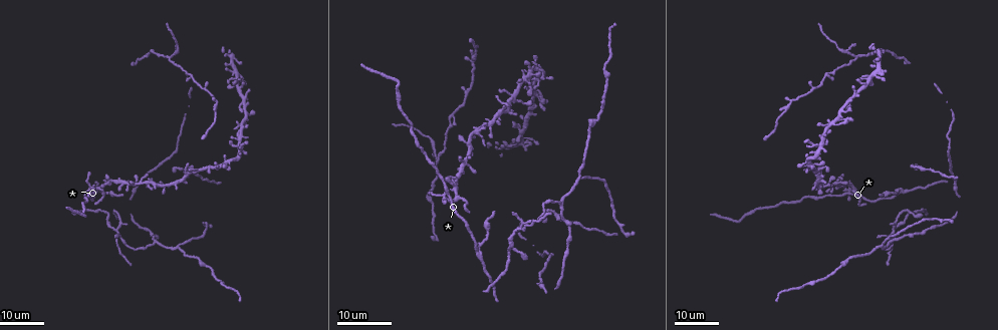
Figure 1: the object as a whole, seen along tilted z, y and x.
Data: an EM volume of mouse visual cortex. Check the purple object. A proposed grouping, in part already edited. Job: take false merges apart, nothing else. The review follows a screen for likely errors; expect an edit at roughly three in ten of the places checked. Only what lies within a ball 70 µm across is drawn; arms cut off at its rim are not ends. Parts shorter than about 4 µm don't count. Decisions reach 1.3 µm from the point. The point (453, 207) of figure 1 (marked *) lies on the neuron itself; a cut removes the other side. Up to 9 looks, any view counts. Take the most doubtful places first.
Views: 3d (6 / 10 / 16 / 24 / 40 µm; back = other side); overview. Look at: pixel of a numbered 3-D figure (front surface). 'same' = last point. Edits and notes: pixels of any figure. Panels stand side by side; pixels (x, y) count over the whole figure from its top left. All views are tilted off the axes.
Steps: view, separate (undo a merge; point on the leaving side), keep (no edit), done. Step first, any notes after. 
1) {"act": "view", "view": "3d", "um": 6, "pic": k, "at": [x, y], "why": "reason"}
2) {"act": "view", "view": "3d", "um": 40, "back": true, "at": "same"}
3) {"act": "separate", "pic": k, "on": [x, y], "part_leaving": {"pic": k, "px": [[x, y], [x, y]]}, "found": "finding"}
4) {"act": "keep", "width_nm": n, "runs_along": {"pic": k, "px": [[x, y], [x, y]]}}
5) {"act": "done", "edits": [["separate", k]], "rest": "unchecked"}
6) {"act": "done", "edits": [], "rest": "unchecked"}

{"act": "view", "view": "3d", "um": 16, "pic": 1, "at": [894, 229], "why": "four arms meet"}

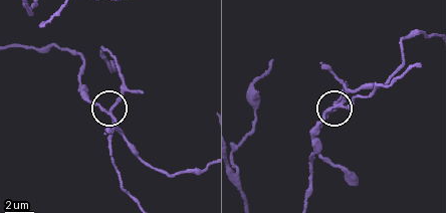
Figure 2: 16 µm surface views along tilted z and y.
{"act": "view", "view": "3d", "um": 6, "pic": 2, "at": [109, 112]}

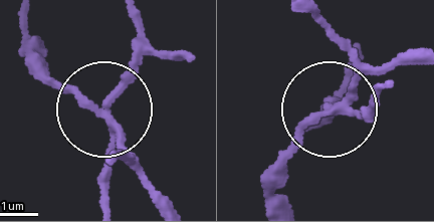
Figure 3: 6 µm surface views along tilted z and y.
{"act": "view", "view": "3d", "um": 6, "back": true, "pic": 3, "at": [101, 113], "why": "other side"}

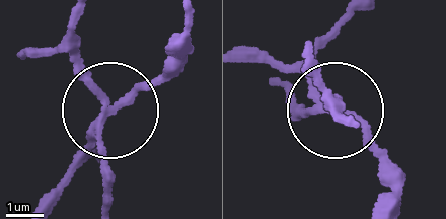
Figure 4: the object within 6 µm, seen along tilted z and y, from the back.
{"act": "separate", "pic": 4, "on": [105, 176], "arms": 4, "part_leaving": {"pic": 4, "px": [[105, 118], [73, 15]]}, "found": "two neurons meet here"}

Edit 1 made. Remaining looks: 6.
{"act": "view", "view": "3d", "um": 16, "pic": 1, "at": [858, 57], "why": "a fork"}

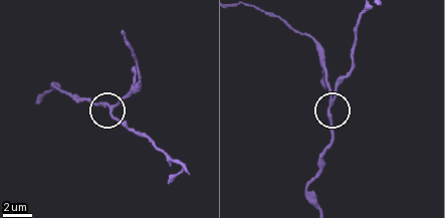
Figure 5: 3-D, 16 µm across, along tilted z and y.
{"act": "view", "view": "3d", "um": 10, "pic": 5, "at": [329, 100]}

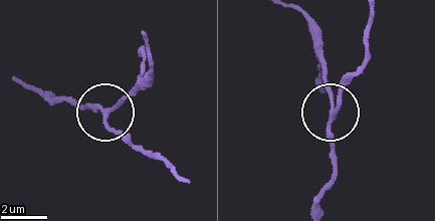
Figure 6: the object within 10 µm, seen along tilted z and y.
{"act": "keep", "arms": 3, "found": "continuous, no second neuron"}

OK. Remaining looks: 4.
{"act": "view", "view": "overview"}

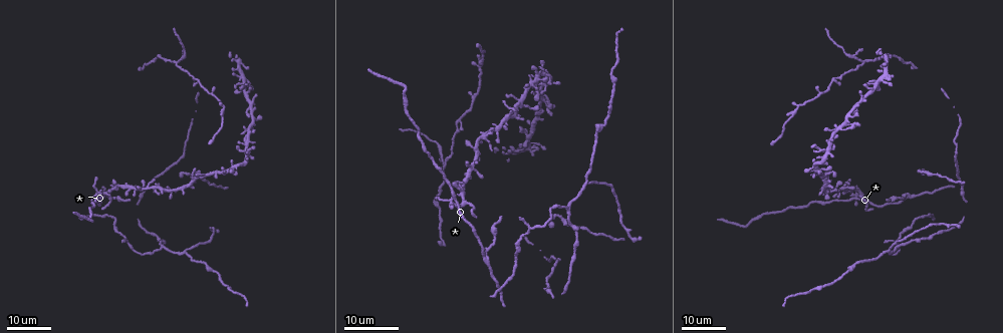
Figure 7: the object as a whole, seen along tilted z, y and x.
{"act": "view", "view": "3d", "um": 16, "pic": 7, "at": [827, 152], "why": "four-way junction"}

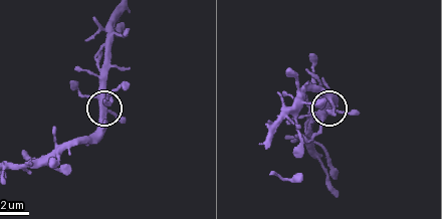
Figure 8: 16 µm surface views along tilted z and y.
{"act": "view", "view": "3d", "um": 10, "at": "same"}

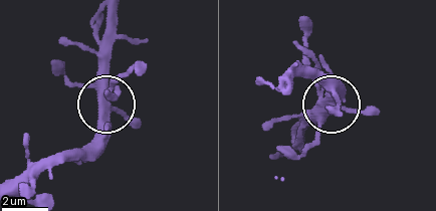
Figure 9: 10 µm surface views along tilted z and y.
{"act": "view", "view": "3d", "um": 10, "back": true, "pic": 9, "at": [321, 101]}

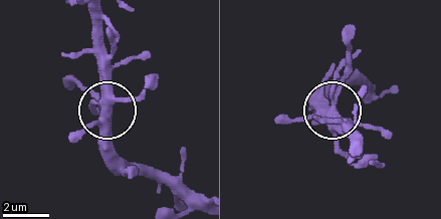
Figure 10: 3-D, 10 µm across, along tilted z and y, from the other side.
{"act": "keep", "found": "continuous, no second neuron"}

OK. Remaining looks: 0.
{"act": "done", "edits": [["separate", 4]], "rest": "unchecked"}

